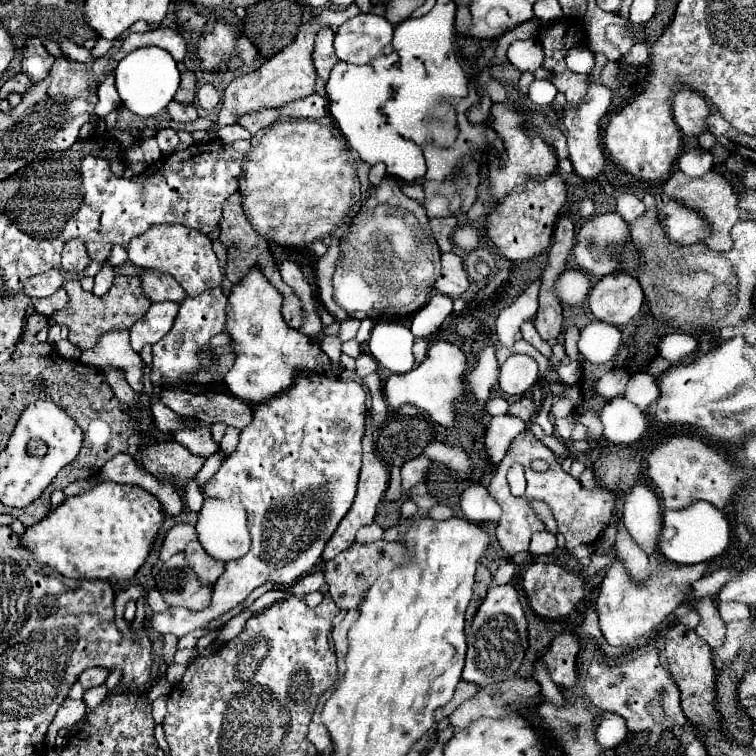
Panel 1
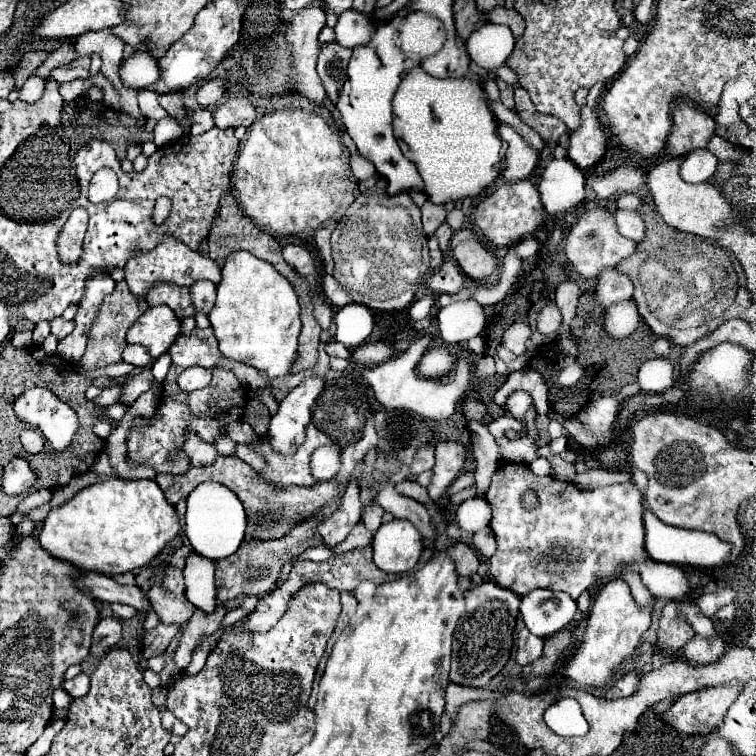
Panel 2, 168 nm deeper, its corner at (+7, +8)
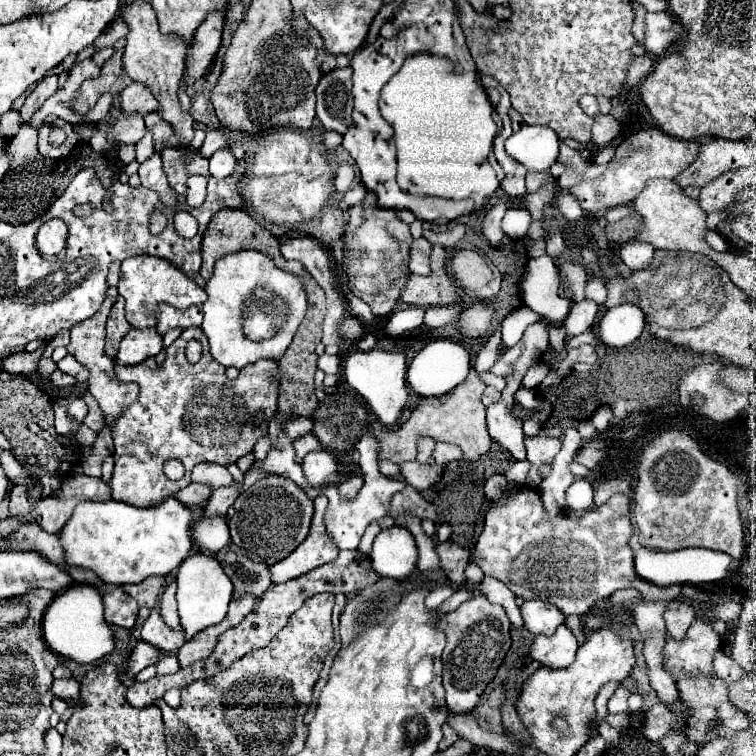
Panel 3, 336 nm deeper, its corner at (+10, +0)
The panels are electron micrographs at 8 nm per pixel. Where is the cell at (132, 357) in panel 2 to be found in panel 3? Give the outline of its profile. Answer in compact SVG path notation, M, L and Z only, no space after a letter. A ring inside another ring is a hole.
M188 328L184 334L194 334L194 338L202 344L204 356L198 364L190 364L186 360L184 350L188 340L180 336L166 348L166 360L162 364L154 364L154 358L148 358L138 366L116 364L114 368L116 380L136 382L140 386L140 398L114 420L112 430L114 474L108 486L114 500L130 506L158 506L158 502L172 498L178 490L192 482L190 472L200 462L214 462L222 466L234 464L240 456L252 452L254 444L268 434L268 422L276 416L280 390L278 362L258 360L256 364L244 366L236 378L236 400L196 400L202 392L210 398L212 394L214 398L220 398L232 382L226 378L226 368L210 358L208 338L202 330ZM170 458L180 460L186 468L186 474L178 482L164 476L162 466Z

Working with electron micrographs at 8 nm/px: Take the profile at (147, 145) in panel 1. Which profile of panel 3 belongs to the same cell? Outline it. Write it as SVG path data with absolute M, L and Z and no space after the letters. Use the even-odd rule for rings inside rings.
M152 154L152 158L148 158L140 166L138 176L142 180L142 186L146 186L146 188L152 188L156 192L166 192L168 190L168 182L166 182L166 174L162 170L160 154Z

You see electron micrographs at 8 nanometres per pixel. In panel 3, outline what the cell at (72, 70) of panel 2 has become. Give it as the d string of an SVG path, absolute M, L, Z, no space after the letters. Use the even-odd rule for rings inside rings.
M46 76L42 82L36 84L36 88L30 92L24 106L20 108L20 124L22 126L28 126L32 122L32 116L40 110L44 100L56 92L56 88L58 88L58 76Z

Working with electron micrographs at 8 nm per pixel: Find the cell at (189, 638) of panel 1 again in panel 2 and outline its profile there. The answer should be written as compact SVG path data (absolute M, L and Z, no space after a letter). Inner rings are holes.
M159 624L155 630L145 632L145 636L143 636L143 654L145 654L145 658L151 658L151 656L157 656L157 654L165 652L165 648L171 644L173 636L179 630L181 630L181 626Z

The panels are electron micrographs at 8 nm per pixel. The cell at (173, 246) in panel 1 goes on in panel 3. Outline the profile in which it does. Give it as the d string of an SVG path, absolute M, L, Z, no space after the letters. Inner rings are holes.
M132 256L126 258L120 264L120 282L116 286L118 294L126 300L126 320L130 322L132 328L144 330L144 328L154 328L156 326L156 306L160 302L170 304L178 310L184 310L188 306L198 306L200 302L206 300L206 292L192 280L188 278L182 270L172 266L166 260L154 258L154 256Z

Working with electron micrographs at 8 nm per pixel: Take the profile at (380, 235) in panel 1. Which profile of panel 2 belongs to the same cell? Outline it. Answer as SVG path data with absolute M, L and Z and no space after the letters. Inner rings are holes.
M377 188L373 194L377 204L375 218L363 218L363 200L359 204L355 200L331 234L335 262L333 278L351 294L355 304L381 312L405 310L415 302L415 292L429 272L429 248L427 234L421 230L421 212L407 192L389 196L385 190ZM393 206L405 206L411 218L393 218L391 214L385 214L385 208Z

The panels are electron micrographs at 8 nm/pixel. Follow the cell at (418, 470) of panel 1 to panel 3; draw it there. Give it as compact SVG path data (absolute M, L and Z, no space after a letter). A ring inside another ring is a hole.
M424 436L424 438L418 440L418 444L422 444L422 446L418 448L418 460L420 460L420 462L428 462L428 458L430 458L432 452L434 452L434 444L436 444L436 442L434 442L432 438L426 438L426 436Z

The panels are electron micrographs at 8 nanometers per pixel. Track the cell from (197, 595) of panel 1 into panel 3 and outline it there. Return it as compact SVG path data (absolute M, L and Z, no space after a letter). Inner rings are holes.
M152 610L152 614L146 618L146 622L142 626L142 640L156 646L164 654L174 654L184 646L186 636L182 630L166 628L158 610Z

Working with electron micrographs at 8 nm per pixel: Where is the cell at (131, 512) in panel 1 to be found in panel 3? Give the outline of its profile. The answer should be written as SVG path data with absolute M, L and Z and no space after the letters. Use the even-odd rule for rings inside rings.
M176 498L164 500L154 508L134 508L124 502L108 500L108 502L92 502L86 500L76 506L70 522L60 532L60 542L66 552L66 562L70 566L90 568L104 584L140 584L148 576L168 576L176 570L188 556L194 546L190 528L194 526L194 516L188 506L178 502Z

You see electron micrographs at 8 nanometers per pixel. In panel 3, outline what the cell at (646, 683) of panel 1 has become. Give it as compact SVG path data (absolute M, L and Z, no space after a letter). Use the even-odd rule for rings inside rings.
M618 686L608 700L608 714L628 712L628 698L630 698L630 692L624 686Z

